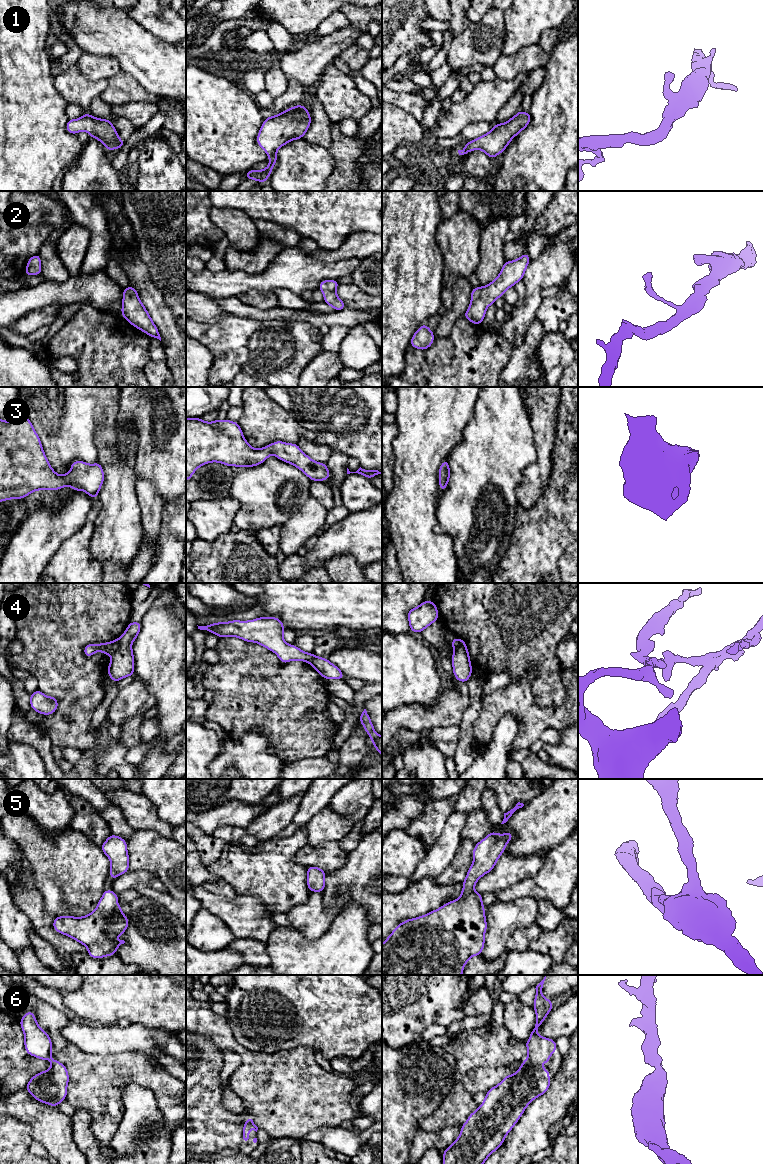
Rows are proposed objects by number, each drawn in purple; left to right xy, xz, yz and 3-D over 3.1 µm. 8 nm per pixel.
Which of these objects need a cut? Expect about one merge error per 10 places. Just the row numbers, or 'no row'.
4

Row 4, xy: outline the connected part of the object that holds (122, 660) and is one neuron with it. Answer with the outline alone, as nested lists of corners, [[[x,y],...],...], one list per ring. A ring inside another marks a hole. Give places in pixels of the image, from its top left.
[[[130,622],[126,631],[119,637],[119,647],[111,655],[111,662],[107,672],[112,681],[120,681],[127,676],[134,676],[133,647],[137,635],[141,630],[140,622]]]

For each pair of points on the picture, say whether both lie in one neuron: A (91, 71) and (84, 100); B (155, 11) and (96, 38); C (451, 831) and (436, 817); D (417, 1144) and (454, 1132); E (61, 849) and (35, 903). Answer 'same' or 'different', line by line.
A: different
B: different
C: different
D: same
E: different

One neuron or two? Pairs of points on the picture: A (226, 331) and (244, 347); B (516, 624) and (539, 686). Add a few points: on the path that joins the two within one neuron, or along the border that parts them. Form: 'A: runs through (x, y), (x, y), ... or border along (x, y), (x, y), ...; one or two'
A: runs through (230, 335), (240, 345); one
B: runs through (527, 639), (542, 657), (542, 671); one

